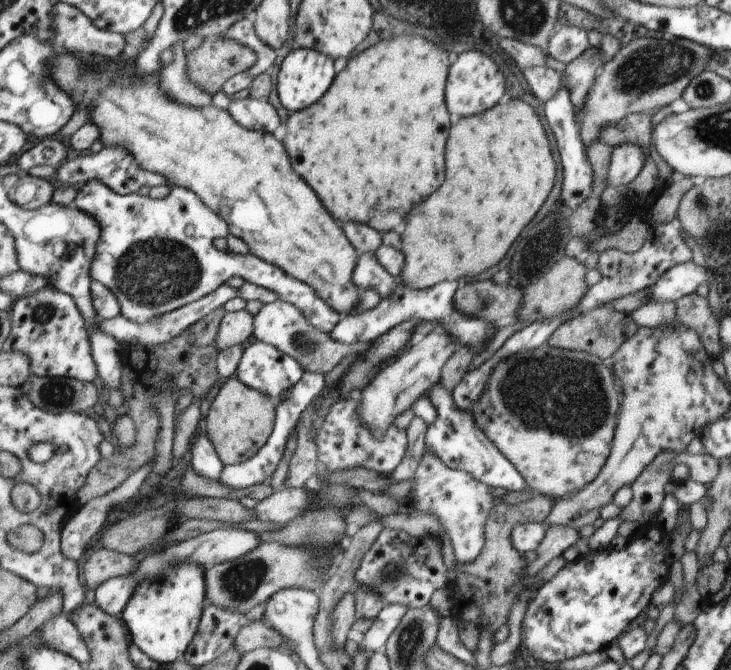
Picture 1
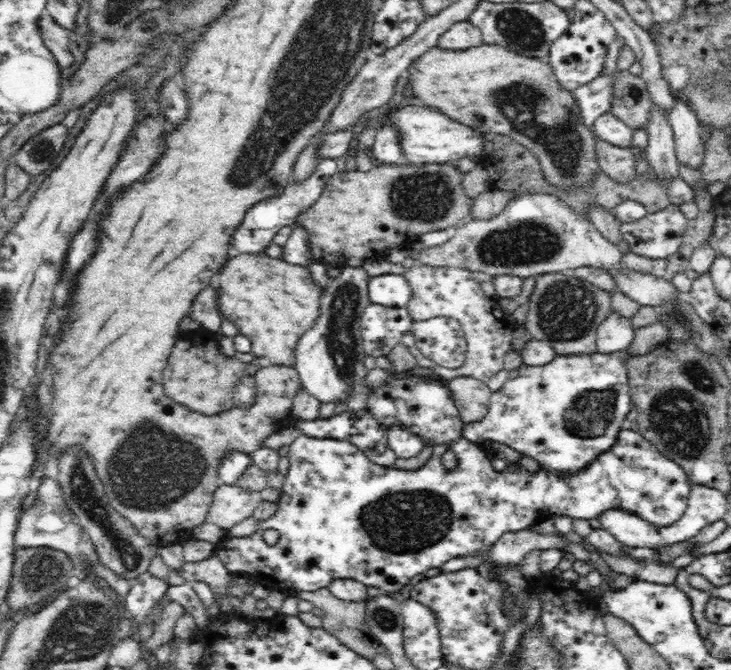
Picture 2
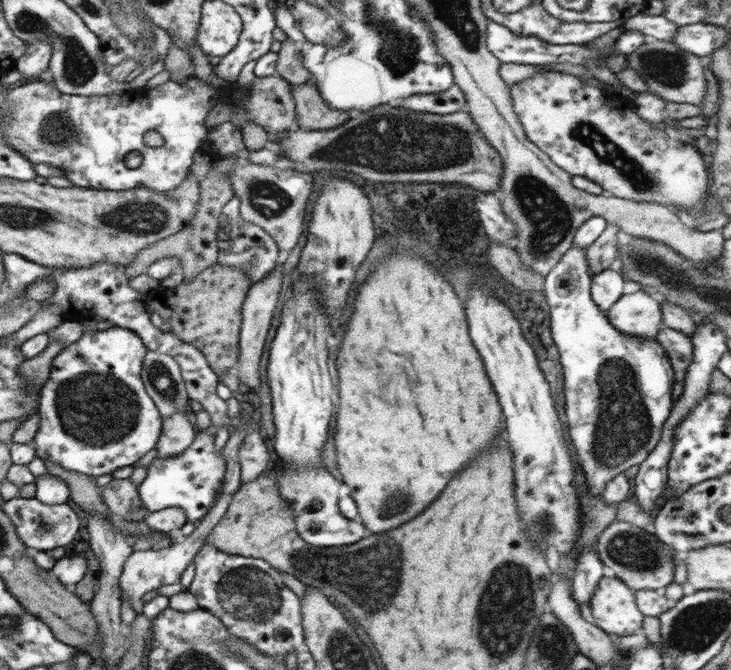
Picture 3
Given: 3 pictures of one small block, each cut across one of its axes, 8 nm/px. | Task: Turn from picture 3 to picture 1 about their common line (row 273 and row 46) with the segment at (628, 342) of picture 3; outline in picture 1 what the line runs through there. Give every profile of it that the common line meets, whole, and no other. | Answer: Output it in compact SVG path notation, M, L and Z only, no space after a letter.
M559 26L551 35L548 54L566 65L578 59L590 48L587 32L587 29L577 26Z

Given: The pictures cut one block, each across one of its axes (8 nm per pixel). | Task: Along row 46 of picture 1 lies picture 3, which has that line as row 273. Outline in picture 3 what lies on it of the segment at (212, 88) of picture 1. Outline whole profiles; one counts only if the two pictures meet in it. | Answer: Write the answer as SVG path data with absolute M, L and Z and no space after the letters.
M214 263L198 273L192 282L182 282L176 288L157 287L155 290L144 295L143 303L149 315L163 315L163 320L169 322L171 332L180 340L193 344L208 361L210 368L222 377L221 374L230 371L236 366L240 355L239 335L243 326L243 304L246 302L247 294L251 291L251 281L246 270L240 267L231 267L222 263Z

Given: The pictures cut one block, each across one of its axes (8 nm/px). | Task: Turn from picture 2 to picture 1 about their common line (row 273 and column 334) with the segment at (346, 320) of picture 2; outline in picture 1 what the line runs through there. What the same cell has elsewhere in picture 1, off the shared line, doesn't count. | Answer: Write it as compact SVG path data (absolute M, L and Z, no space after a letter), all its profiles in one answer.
M276 299L274 302L263 305L262 310L253 316L254 330L252 339L268 343L280 352L295 357L306 372L327 374L333 370L345 357L354 354L364 354L370 348L370 342L346 344L330 336L330 333L317 329L307 319L304 312L291 302Z

